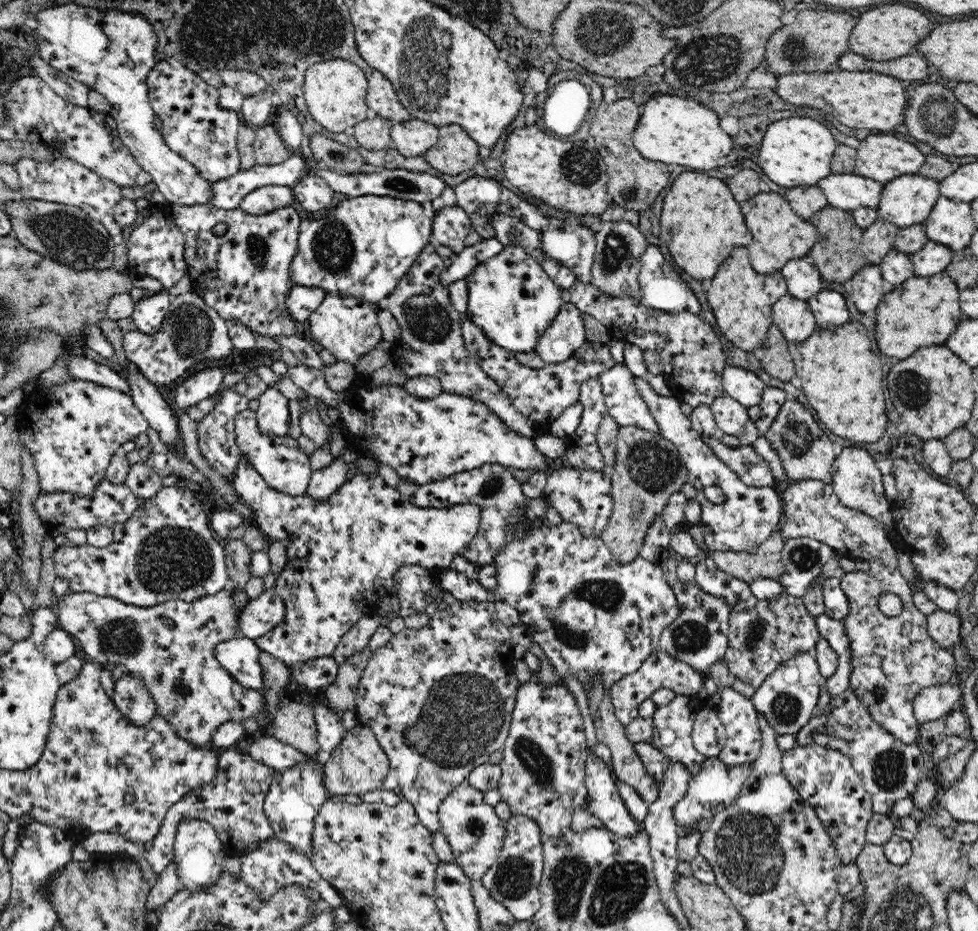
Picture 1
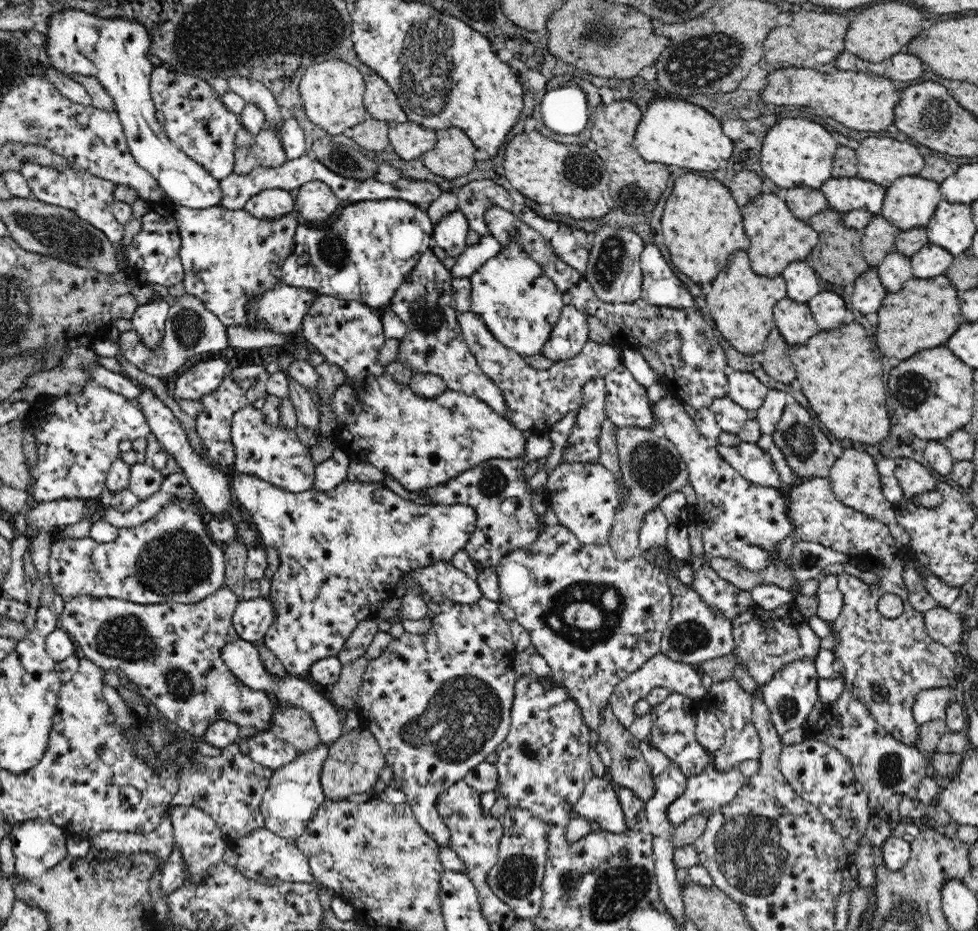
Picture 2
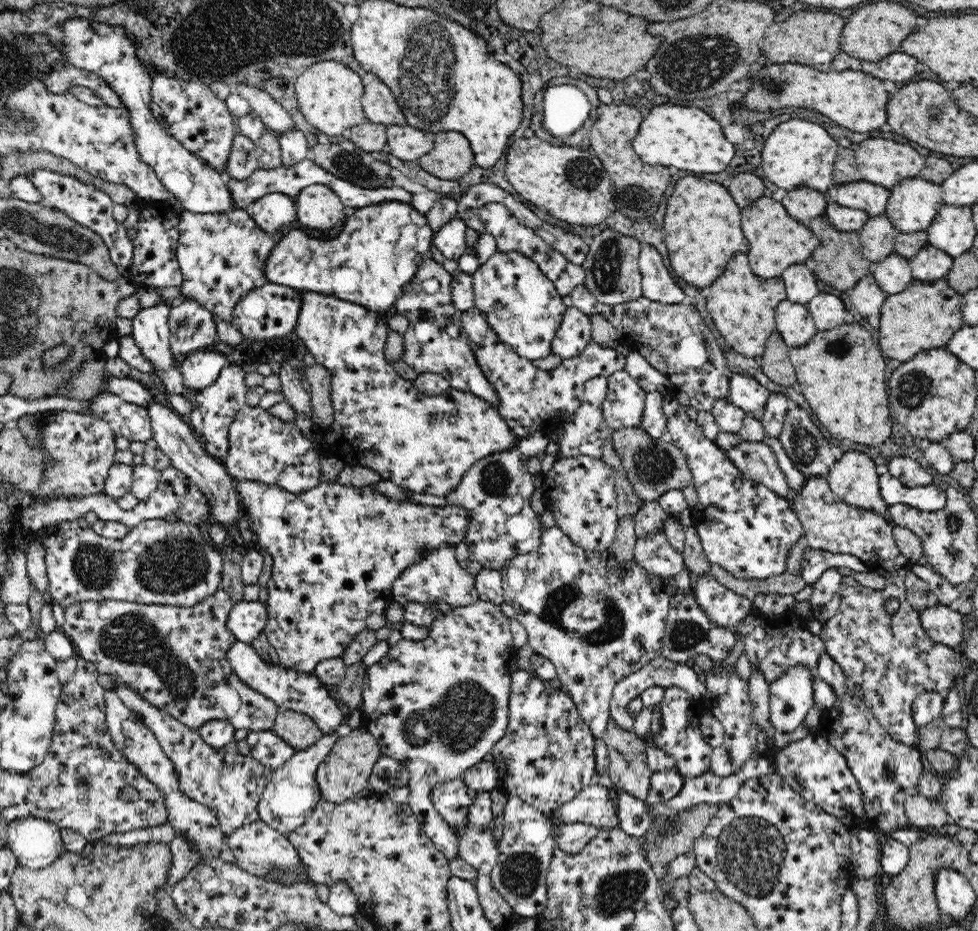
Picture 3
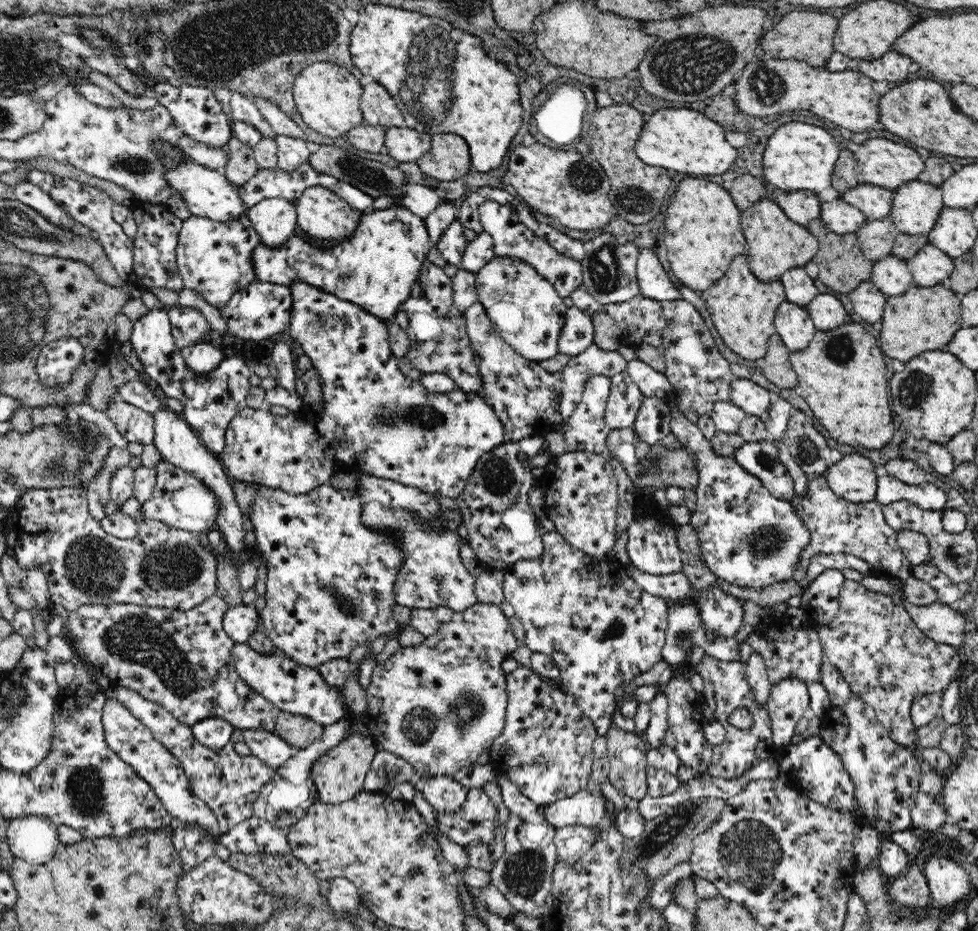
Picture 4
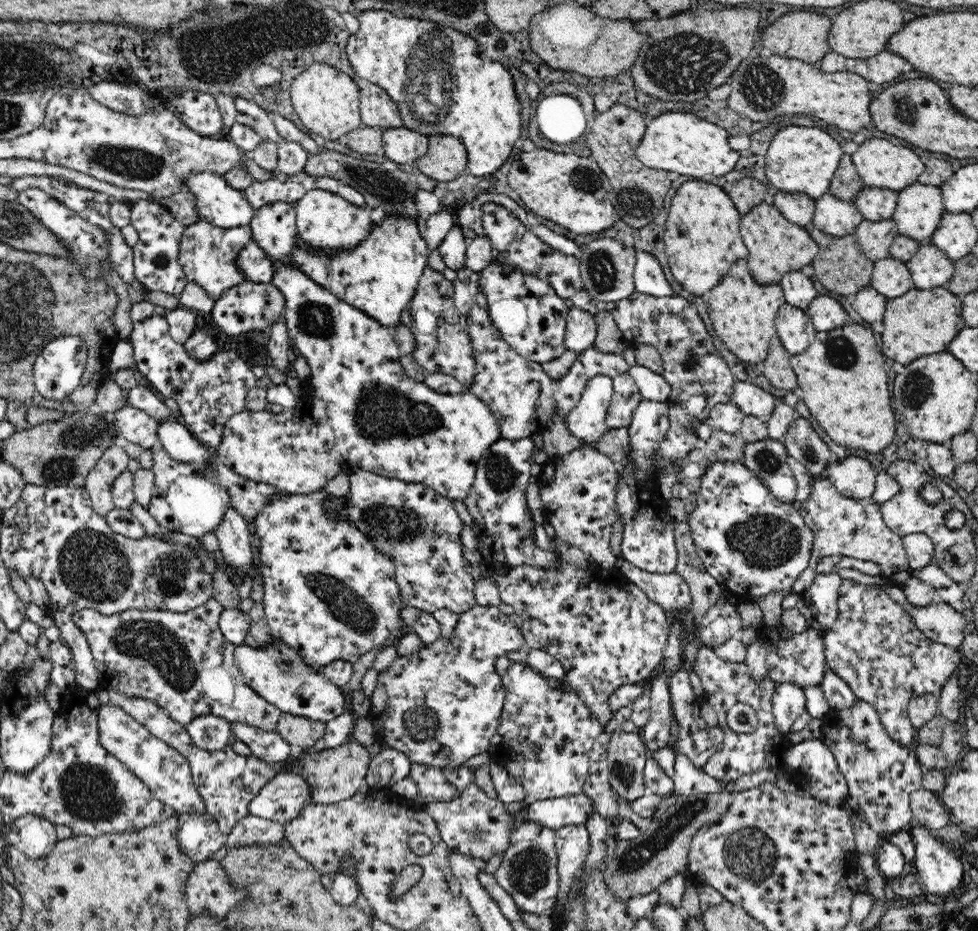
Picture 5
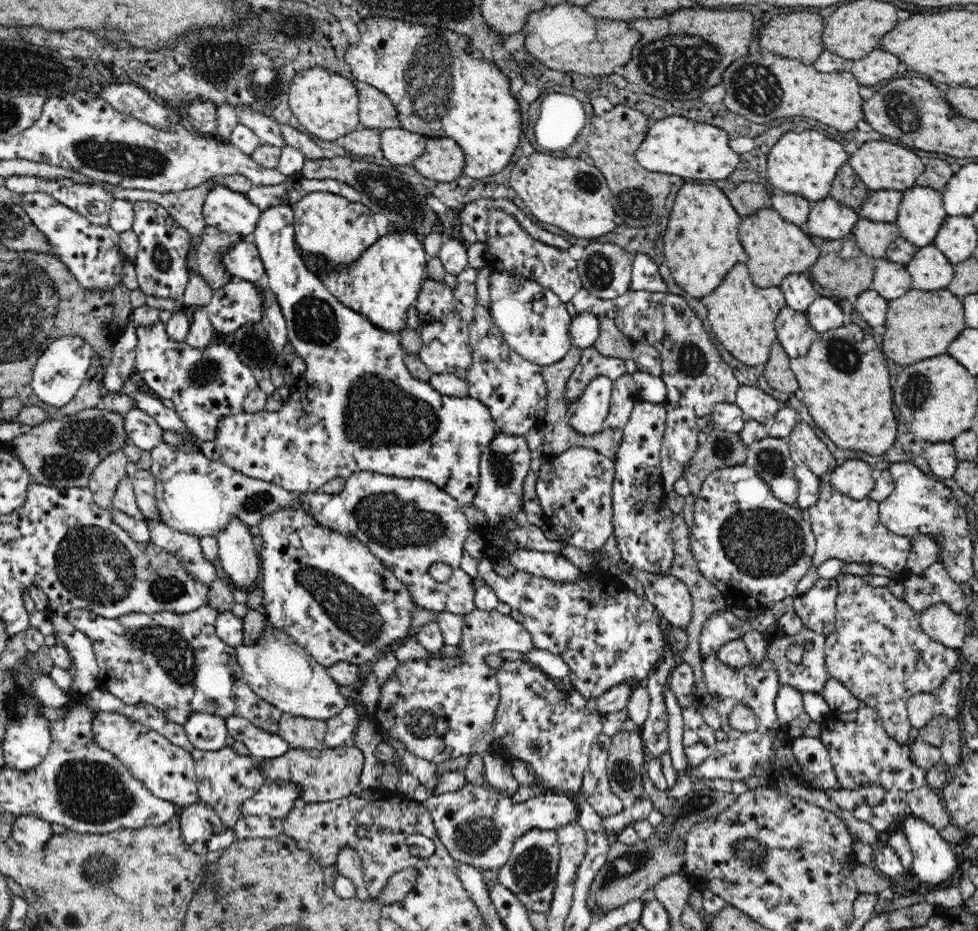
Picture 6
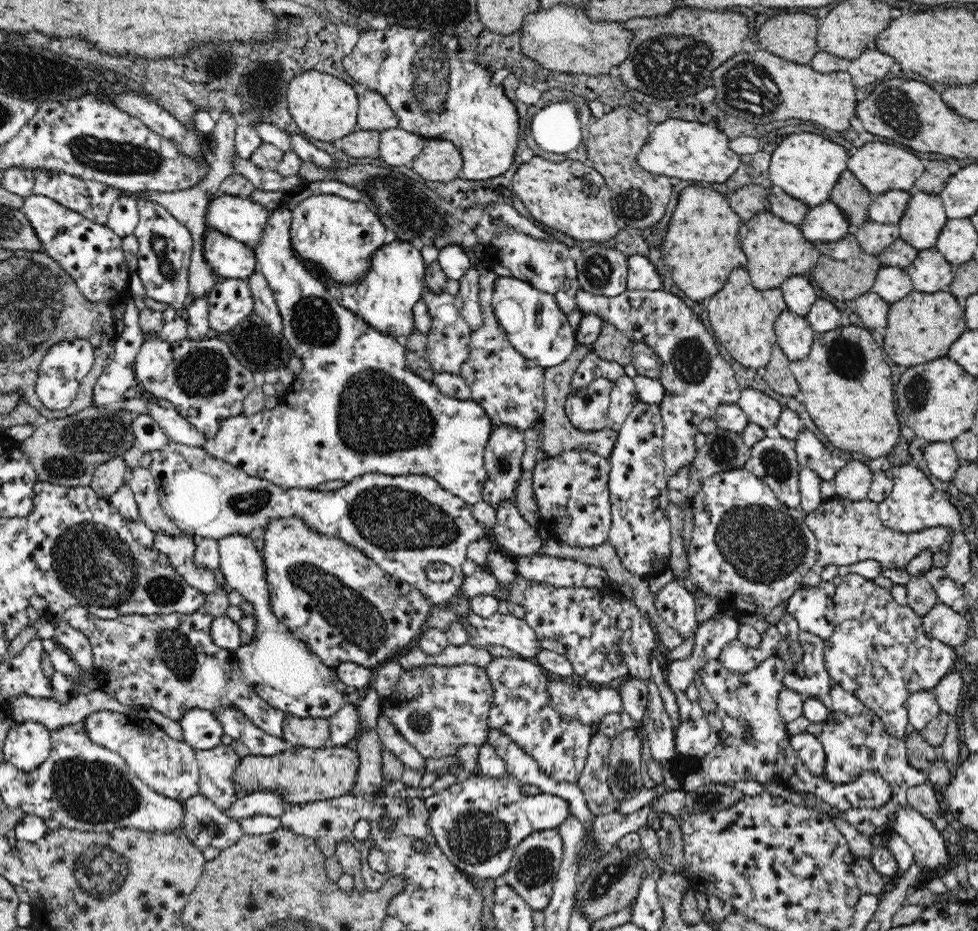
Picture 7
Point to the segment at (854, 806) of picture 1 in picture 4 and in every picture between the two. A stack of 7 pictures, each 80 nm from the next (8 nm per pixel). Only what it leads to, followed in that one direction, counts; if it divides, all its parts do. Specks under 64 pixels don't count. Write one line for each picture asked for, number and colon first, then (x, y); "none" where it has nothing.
2: (821, 775)
3: (815, 769)
4: (821, 774)

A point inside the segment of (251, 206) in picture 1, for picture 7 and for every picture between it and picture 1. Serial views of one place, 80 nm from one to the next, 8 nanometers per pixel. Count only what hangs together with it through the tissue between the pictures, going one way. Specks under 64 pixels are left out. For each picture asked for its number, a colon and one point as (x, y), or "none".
2: (270, 205)
3: (274, 213)
4: (274, 220)
5: (367, 414)
6: (366, 411)
7: (366, 411)

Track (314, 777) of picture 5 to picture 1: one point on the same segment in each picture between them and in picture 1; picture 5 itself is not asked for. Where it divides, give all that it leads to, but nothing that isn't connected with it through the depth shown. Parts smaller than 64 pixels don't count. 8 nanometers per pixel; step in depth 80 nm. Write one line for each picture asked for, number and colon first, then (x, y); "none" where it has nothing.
1: (358, 765)
2: (353, 764)
3: (345, 771)
4: (339, 773)

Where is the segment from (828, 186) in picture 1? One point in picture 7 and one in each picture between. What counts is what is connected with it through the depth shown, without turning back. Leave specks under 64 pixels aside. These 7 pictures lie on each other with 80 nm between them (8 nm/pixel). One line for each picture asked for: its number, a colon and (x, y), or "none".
2: (849, 193)
3: (871, 198)
4: (875, 202)
5: (875, 204)
6: (882, 205)
7: (888, 207)

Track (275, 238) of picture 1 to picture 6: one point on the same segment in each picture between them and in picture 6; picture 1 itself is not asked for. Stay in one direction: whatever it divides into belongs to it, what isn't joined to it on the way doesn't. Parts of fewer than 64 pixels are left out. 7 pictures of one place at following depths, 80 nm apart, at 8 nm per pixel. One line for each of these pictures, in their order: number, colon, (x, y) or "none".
2: (229, 256)
3: (221, 256)
4: (215, 259)
5: (208, 253)
6: (206, 260)

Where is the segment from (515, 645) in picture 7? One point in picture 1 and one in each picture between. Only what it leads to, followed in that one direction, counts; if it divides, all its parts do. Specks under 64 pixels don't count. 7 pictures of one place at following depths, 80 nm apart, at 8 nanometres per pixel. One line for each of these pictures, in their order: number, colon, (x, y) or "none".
1: (439, 700)
2: (438, 703)
3: (438, 705)
4: (439, 705)
5: (441, 705)
6: (440, 708)

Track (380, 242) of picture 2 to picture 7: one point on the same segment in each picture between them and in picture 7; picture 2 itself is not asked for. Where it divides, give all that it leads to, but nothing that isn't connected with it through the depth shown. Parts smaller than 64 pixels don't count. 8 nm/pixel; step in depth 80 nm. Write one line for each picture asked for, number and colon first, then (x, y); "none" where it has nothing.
3: (378, 252)
4: (375, 268)
5: (379, 277)
6: (384, 281)
7: (385, 299)

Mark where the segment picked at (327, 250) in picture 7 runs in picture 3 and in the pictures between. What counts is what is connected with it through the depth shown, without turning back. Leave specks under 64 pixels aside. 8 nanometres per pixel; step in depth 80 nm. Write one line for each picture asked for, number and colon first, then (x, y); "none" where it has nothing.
3: (319, 208)
4: (322, 214)
5: (325, 221)
6: (328, 225)

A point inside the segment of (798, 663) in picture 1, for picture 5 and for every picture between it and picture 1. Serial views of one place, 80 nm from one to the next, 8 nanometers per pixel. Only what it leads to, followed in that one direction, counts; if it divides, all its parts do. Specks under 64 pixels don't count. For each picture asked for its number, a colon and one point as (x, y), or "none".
2: (792, 693)
3: (791, 696)
4: (789, 700)
5: (788, 702)

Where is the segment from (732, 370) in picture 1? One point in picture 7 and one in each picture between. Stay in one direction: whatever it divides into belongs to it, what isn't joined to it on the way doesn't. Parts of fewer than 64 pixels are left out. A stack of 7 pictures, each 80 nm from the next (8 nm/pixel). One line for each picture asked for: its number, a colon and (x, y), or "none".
2: (745, 389)
3: (749, 395)
4: (754, 400)
5: (753, 401)
6: (756, 405)
7: (763, 410)

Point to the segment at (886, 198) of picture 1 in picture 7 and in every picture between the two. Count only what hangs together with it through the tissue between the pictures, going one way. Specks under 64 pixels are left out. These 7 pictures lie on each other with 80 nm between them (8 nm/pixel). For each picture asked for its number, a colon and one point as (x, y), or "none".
2: (910, 201)
3: (913, 204)
4: (916, 205)
5: (919, 210)
6: (921, 214)
7: (924, 218)

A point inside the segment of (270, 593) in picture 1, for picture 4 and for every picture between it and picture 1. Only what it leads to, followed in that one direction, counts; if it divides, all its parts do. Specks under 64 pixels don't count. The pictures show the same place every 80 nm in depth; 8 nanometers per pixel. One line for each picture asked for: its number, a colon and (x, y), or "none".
2: (251, 618)
3: (246, 620)
4: (239, 622)

